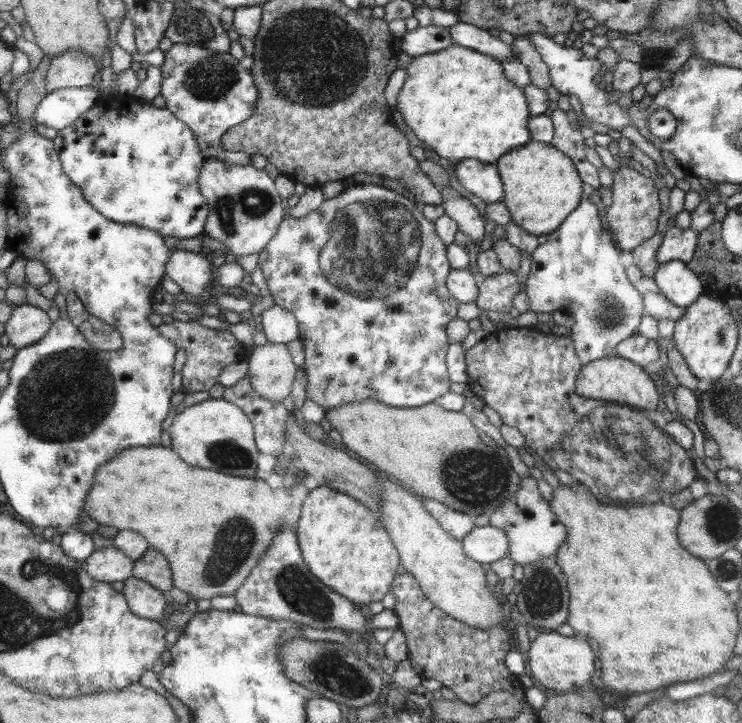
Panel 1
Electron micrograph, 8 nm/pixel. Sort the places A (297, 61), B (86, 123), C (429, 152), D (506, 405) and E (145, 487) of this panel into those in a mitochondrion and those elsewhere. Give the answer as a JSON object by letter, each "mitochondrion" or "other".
{"A":"mitochondrion","B":"other","C":"other","D":"other","E":"other"}

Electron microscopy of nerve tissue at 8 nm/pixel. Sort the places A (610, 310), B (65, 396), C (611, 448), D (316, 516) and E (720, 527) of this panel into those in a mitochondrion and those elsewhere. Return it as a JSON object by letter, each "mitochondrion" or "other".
{"A":"mitochondrion","B":"mitochondrion","C":"mitochondrion","D":"other","E":"mitochondrion"}

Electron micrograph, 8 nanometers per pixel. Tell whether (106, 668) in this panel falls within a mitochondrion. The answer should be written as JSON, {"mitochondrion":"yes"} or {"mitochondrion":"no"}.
{"mitochondrion":"no"}

